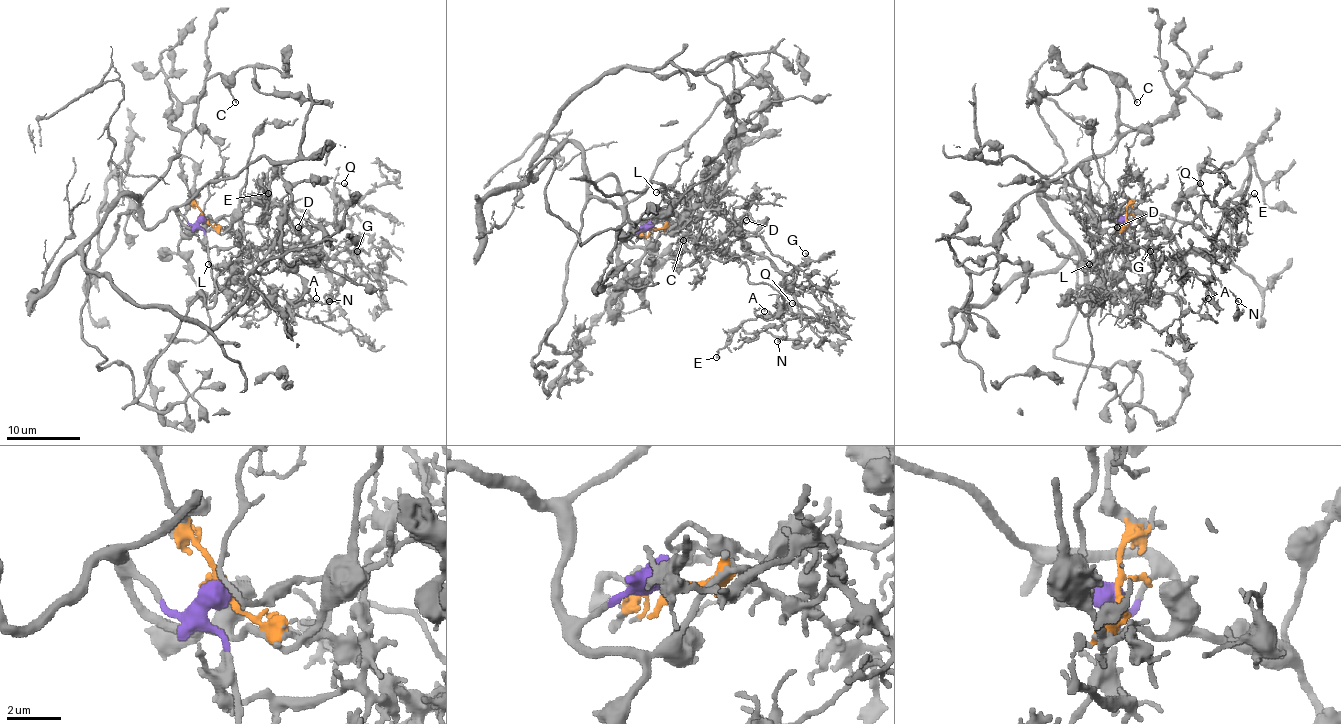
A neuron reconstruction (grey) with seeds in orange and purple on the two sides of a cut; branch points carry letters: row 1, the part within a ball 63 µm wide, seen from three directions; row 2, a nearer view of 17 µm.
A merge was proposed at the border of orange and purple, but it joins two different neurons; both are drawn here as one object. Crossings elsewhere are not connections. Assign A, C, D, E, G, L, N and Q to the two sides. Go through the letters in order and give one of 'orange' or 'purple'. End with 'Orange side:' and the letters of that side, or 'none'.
A: orange
C: purple
D: orange
E: orange
G: orange
L: orange
N: orange
Q: orange
Orange side: A, D, E, G, L, N, Q

